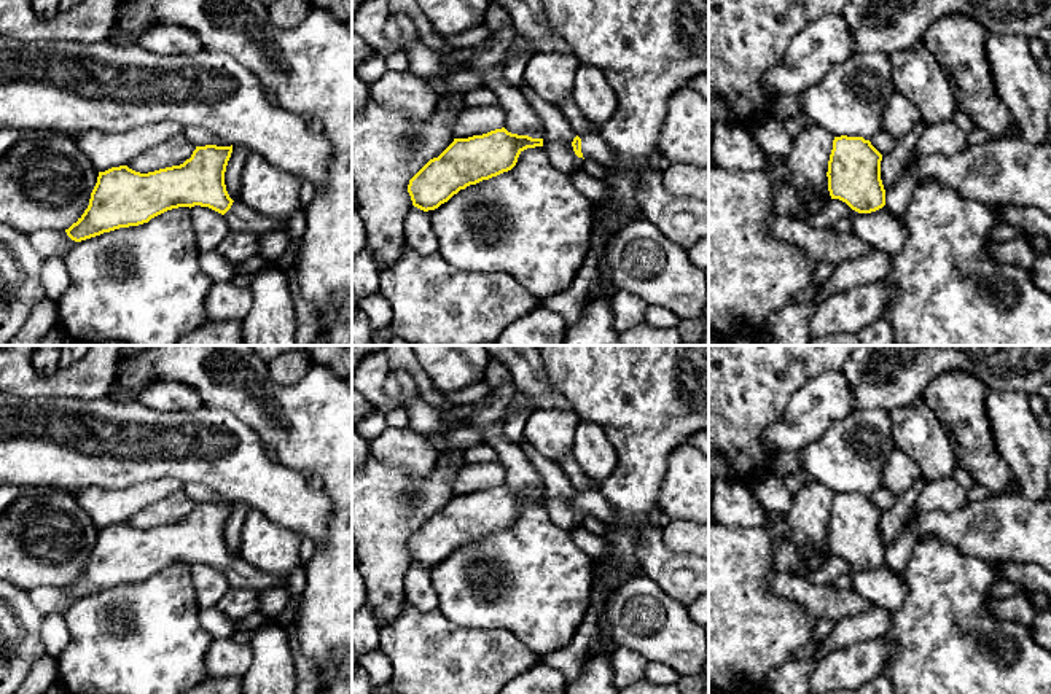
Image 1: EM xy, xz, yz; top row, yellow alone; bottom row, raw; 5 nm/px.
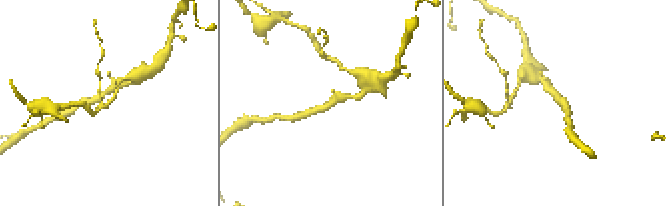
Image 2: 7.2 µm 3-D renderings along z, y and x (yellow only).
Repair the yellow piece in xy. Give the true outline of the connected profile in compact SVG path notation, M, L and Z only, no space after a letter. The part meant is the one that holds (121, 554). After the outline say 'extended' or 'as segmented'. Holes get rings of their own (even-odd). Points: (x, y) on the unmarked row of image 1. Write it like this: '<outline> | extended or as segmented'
M205 501L196 503L191 514L180 522L140 530L127 522L111 524L99 528L97 540L91 549L84 570L65 586L67 592L81 598L119 584L139 583L151 575L178 563L209 563L221 570L229 586L264 591L271 587L287 587L288 578L277 578L253 568L240 556L232 557L226 548L225 528L232 509L231 503Z | extended

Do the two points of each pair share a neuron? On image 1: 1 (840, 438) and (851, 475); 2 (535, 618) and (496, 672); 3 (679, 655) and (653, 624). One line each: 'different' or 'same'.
1: same
2: different
3: same

